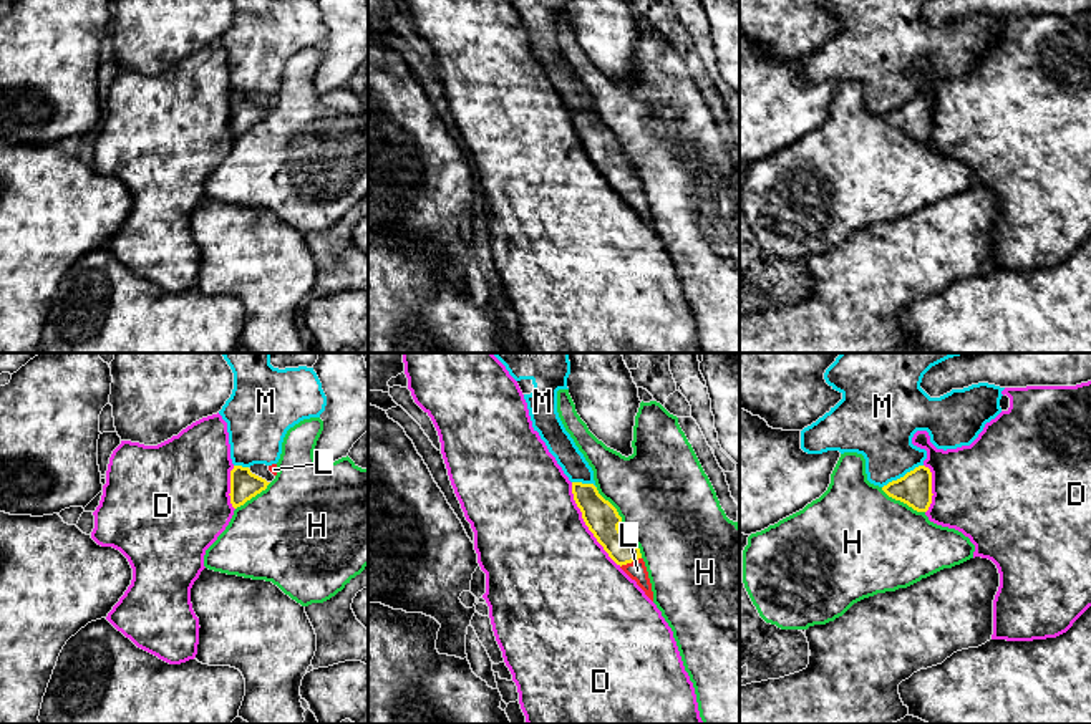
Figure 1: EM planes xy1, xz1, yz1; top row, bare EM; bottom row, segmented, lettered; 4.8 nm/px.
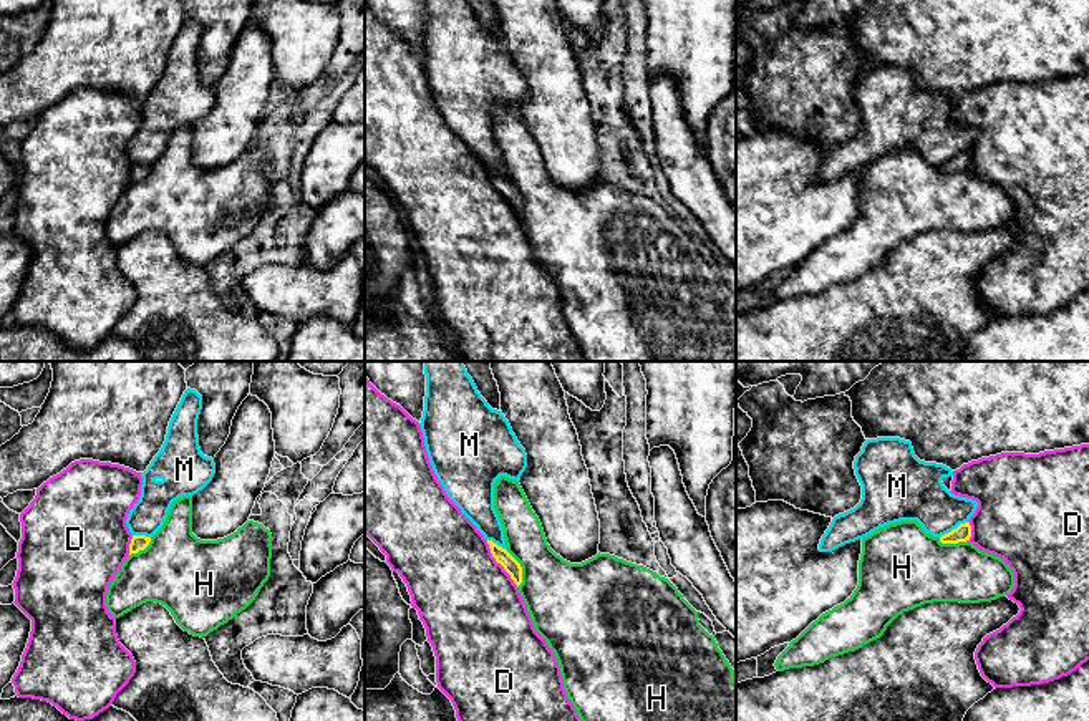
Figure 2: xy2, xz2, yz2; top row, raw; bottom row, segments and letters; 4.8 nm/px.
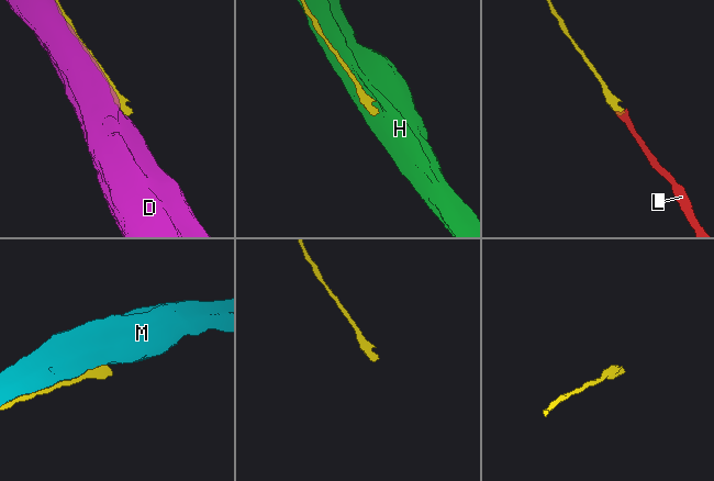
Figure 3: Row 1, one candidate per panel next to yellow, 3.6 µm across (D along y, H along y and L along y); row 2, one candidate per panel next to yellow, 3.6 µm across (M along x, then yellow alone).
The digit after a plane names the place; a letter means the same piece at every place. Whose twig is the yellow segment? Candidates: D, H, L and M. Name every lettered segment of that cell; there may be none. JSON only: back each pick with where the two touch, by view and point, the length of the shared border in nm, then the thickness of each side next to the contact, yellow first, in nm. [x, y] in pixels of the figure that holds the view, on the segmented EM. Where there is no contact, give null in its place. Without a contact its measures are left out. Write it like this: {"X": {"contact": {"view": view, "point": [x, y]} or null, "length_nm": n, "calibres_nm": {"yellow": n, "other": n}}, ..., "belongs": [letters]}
{"L": {"contact": {"view": "xz1", "point": [630, 562]}, "length_nm": 120, "calibres_nm": {"yellow": 160, "other": 90}}, "belongs": ["L"]}

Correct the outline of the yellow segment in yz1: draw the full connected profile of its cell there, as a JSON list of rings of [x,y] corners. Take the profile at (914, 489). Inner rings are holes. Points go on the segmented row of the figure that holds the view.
[[[919,466],[904,477],[889,482],[882,490],[917,512],[927,512],[932,504],[932,472],[925,466]]]

